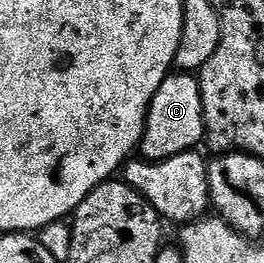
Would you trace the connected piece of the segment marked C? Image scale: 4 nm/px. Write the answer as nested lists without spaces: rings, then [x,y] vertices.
[[[168,74],[156,90],[146,110],[140,156],[143,160],[163,160],[197,149],[203,143],[206,124],[202,121],[202,88],[190,74]]]

